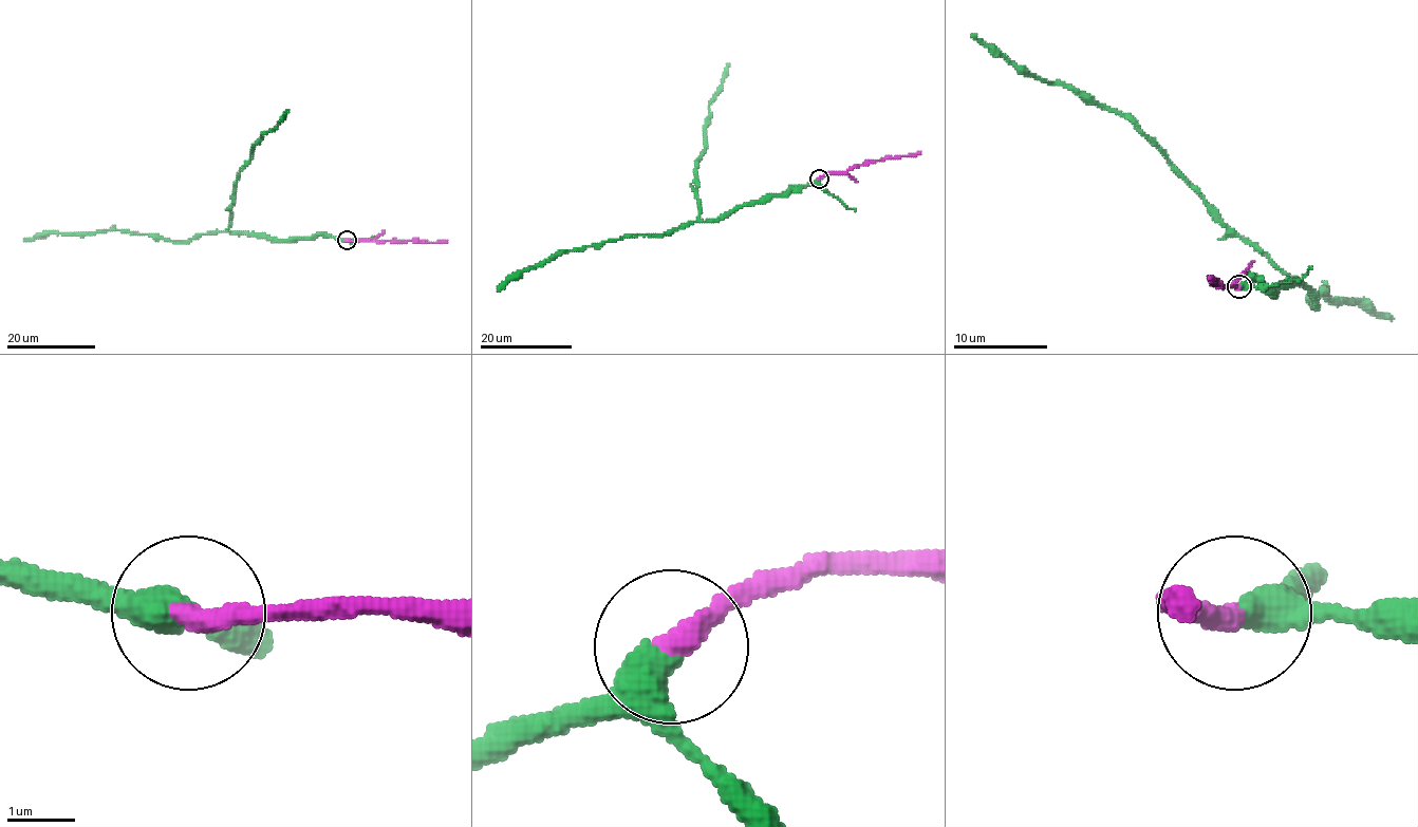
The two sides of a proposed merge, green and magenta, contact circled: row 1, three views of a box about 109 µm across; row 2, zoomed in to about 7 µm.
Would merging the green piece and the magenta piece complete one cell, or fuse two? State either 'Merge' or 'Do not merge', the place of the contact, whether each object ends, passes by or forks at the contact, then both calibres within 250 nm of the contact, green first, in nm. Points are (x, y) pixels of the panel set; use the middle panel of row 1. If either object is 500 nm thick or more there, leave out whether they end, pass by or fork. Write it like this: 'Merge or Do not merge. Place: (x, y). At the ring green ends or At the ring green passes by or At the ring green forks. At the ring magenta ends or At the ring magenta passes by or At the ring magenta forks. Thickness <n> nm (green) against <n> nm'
Merge. Place: (819, 179). At the ring green passes by. At the ring magenta ends. Thickness 400 nm (green) against 360 nm

